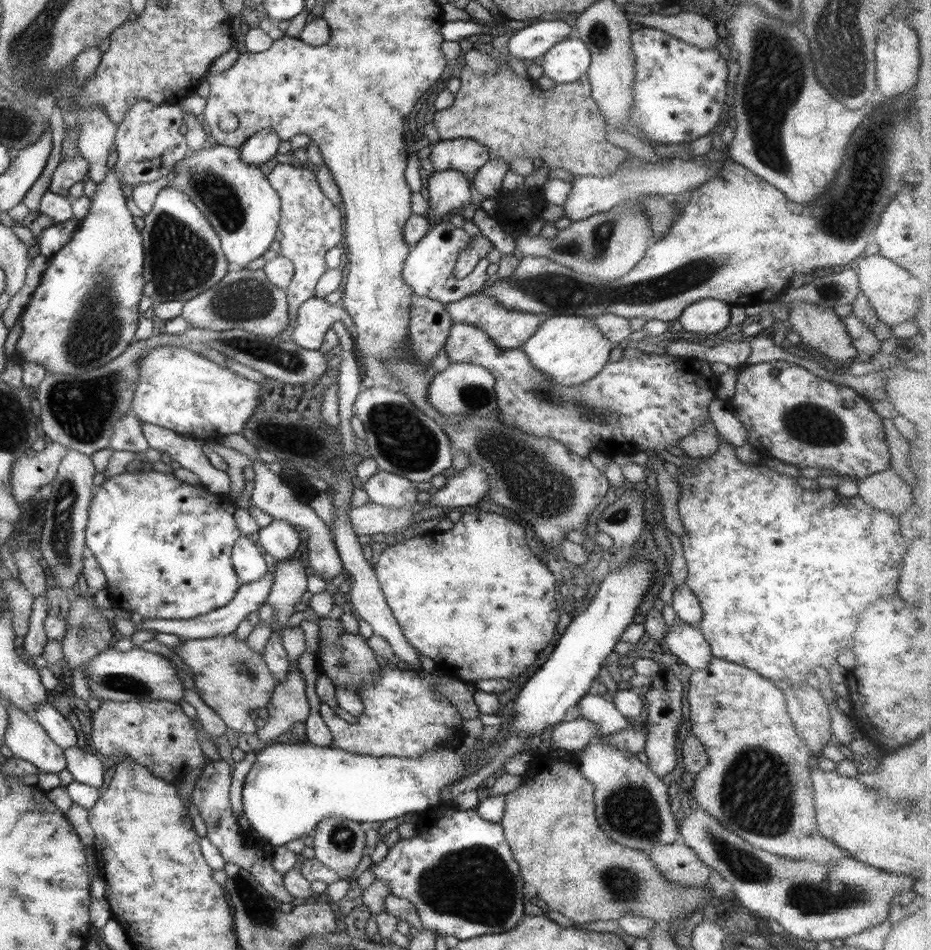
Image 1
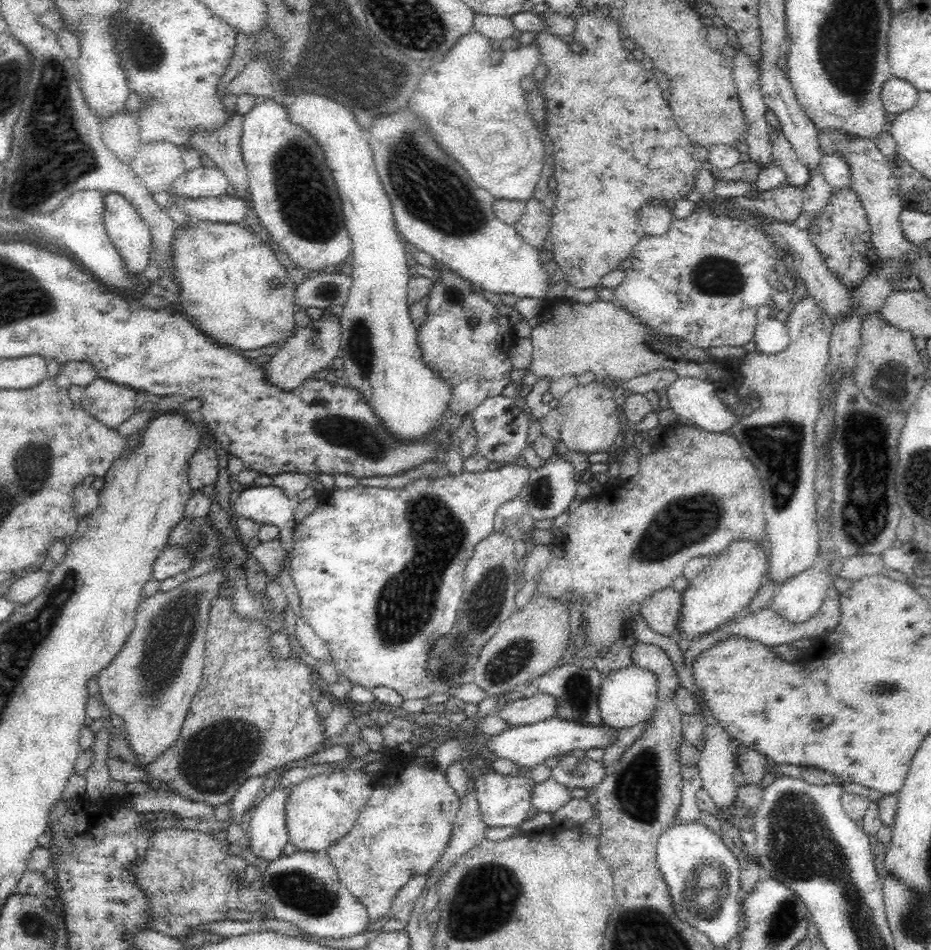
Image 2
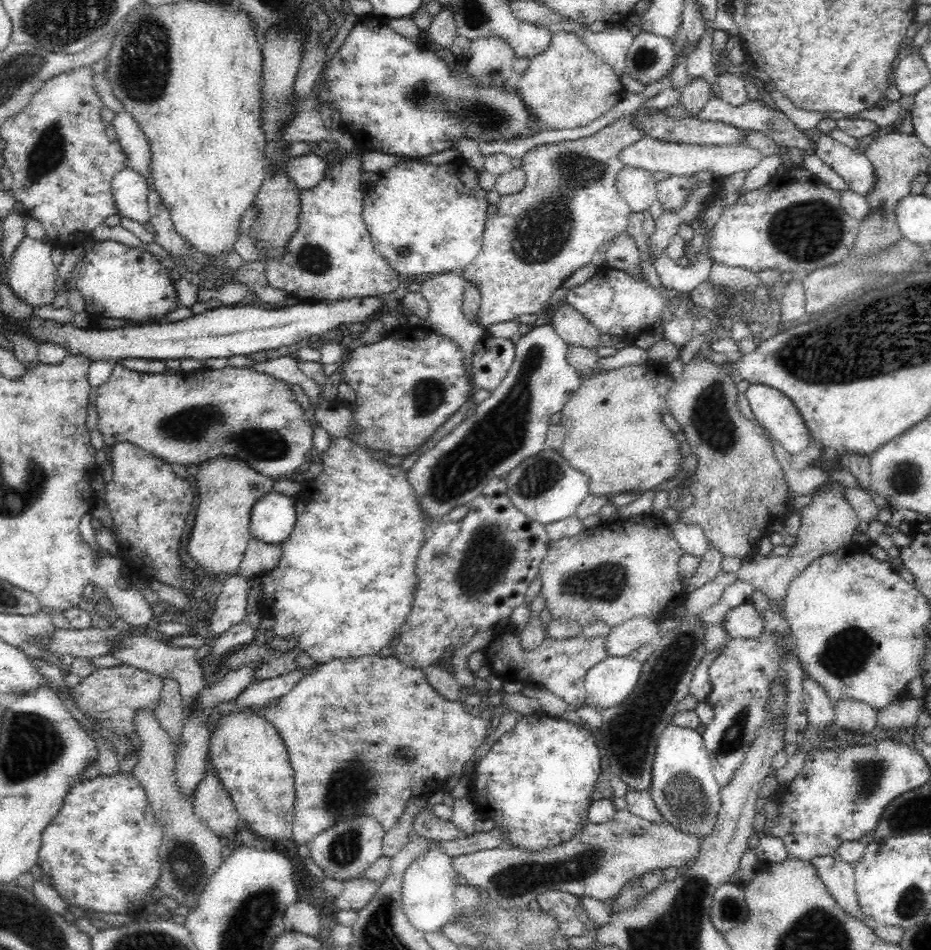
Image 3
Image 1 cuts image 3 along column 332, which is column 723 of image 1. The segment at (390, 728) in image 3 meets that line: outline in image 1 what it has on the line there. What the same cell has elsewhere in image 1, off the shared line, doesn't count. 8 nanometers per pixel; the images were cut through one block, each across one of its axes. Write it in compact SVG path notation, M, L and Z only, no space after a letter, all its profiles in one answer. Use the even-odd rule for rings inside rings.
M720 658L709 659L709 662L701 669L692 671L688 679L687 702L689 706L689 722L693 736L704 745L704 751L708 756L708 763L701 772L695 776L693 785L693 796L697 804L710 814L717 822L721 823L727 830L734 832L739 838L748 842L755 848L765 852L776 854L777 856L791 860L813 860L817 864L835 864L840 858L849 856L847 851L839 848L834 842L828 841L821 832L817 830L816 816L814 811L814 794L812 782L809 774L809 758L813 755L802 741L800 734L795 730L794 722L788 715L786 700L781 689L778 689L772 681L763 678L749 667L744 667L732 662L721 660Z

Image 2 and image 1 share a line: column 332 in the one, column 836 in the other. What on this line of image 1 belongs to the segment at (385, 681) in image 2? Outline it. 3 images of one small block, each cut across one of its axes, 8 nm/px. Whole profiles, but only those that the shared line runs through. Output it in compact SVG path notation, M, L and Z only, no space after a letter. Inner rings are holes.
M720 441L717 450L702 460L692 464L692 471L684 475L678 467L678 461L665 458L664 471L674 478L679 487L677 496L677 514L683 534L678 537L681 542L681 554L687 567L685 584L697 597L701 609L701 618L697 628L702 633L703 639L710 648L713 658L732 662L744 667L749 667L763 678L776 682L786 680L789 684L799 684L806 680L807 674L813 672L815 666L829 670L836 664L835 658L840 650L850 649L853 646L853 632L857 627L857 620L861 618L863 610L877 602L879 598L895 594L897 578L901 559L908 547L910 526L897 516L876 510L863 502L858 495L845 498L831 488L823 490L805 490L794 480L795 478L781 475L759 463L741 463L735 457L734 446L727 441Z

